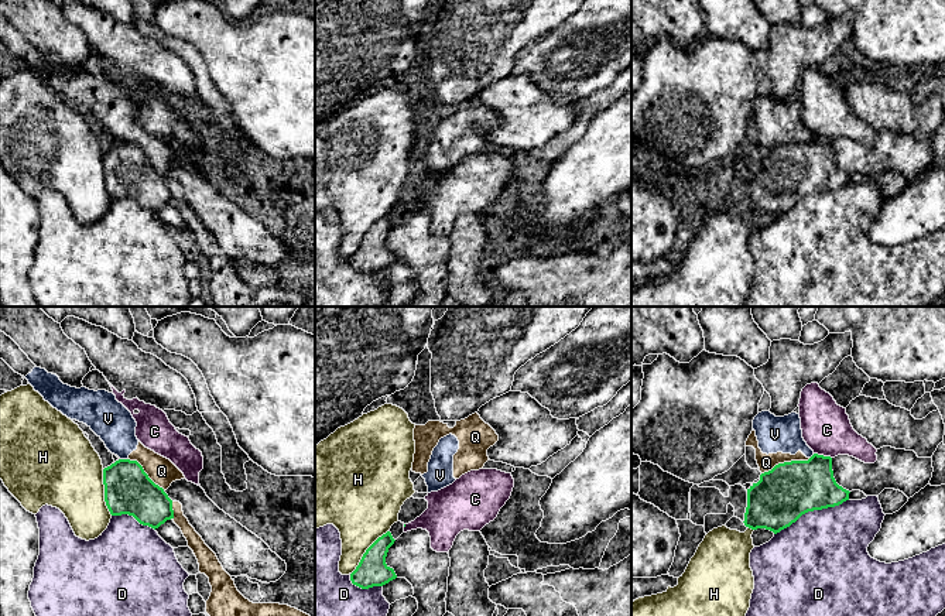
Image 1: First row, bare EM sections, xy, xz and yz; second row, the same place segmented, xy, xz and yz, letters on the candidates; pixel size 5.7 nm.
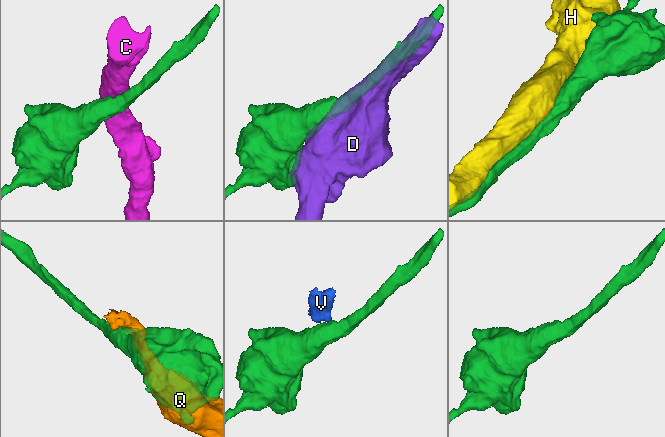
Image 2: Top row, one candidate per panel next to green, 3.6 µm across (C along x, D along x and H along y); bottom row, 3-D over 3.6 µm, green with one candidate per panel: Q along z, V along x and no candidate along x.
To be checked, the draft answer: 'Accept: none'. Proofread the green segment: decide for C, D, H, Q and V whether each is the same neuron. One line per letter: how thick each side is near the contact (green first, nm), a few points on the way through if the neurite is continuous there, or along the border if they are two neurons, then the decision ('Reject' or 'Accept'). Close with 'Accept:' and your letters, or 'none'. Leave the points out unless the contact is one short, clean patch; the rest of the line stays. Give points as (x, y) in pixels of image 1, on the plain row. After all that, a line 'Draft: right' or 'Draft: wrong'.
C: Thickness 300 nm (green) against 280 nm. Reject
D: Thickness 320 nm (green) against 480 nm. Reject
H: Thickness 280 nm (green) against 400 nm. Reject
Q: Thickness 320 nm (green) against 100 nm. Reject
V: Thickness 280 nm (green) against 220 nm. Boundary: xy (120, 141), (126, 143). Reject
Accept: none
Draft: right

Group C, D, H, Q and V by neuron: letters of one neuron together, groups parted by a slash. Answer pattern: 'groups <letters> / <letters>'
groups C / D / H / Q V

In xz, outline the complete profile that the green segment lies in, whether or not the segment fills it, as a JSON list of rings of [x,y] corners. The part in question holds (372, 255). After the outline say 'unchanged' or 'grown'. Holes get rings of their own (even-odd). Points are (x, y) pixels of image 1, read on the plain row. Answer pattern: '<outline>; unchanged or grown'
[[[387,215],[366,233],[359,249],[350,257],[353,268],[369,273],[383,270],[397,261],[394,253],[386,247],[388,232],[394,225],[391,216]]]; unchanged

